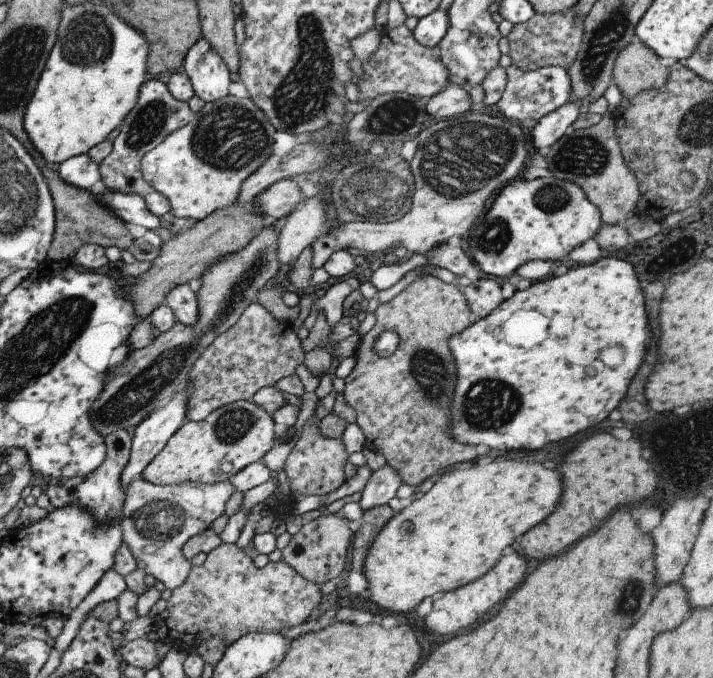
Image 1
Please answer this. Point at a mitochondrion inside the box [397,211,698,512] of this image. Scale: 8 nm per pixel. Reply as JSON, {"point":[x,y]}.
{"point":[489,404]}

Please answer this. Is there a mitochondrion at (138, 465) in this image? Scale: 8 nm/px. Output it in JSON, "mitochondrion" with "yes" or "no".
{"mitochondrion":"no"}

